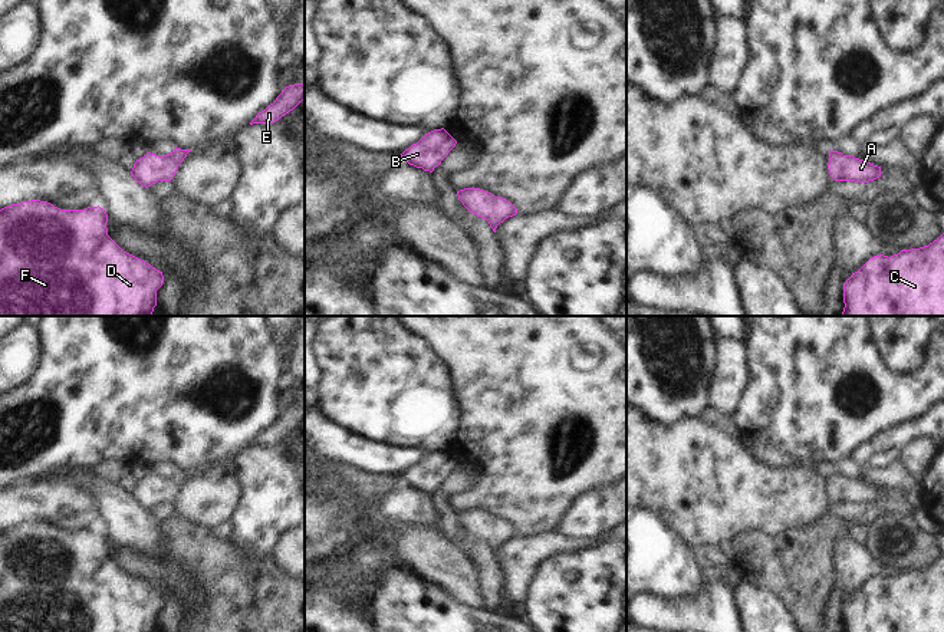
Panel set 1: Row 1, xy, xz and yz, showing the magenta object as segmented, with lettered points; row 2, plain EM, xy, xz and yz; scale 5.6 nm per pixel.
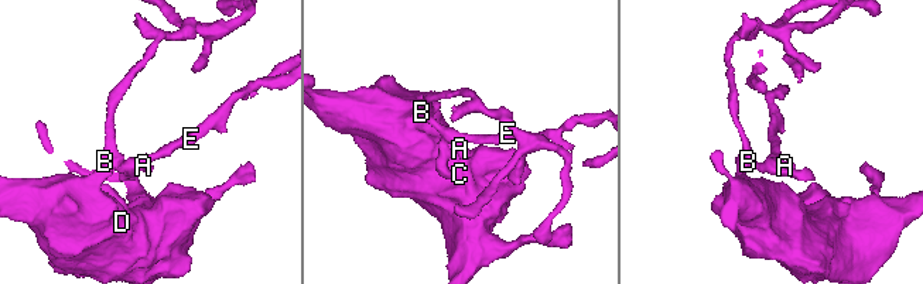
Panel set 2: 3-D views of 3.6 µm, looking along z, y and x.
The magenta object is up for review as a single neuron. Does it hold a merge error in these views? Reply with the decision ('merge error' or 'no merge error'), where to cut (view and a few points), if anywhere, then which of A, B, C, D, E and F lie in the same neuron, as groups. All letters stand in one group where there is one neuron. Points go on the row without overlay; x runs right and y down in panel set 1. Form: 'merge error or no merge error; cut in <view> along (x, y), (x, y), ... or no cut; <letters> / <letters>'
no merge error; no cut; A B C D E F

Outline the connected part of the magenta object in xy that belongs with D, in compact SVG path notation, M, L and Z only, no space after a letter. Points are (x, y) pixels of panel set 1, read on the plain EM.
M30 521L0 531L0 632L154 632L162 593L124 573L108 557L103 530L60 531Z

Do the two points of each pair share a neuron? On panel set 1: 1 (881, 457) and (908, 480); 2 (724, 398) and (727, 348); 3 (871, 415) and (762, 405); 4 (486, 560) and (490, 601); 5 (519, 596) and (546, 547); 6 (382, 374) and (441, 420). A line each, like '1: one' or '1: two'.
1: two
2: one
3: one
4: one
5: one
6: one

